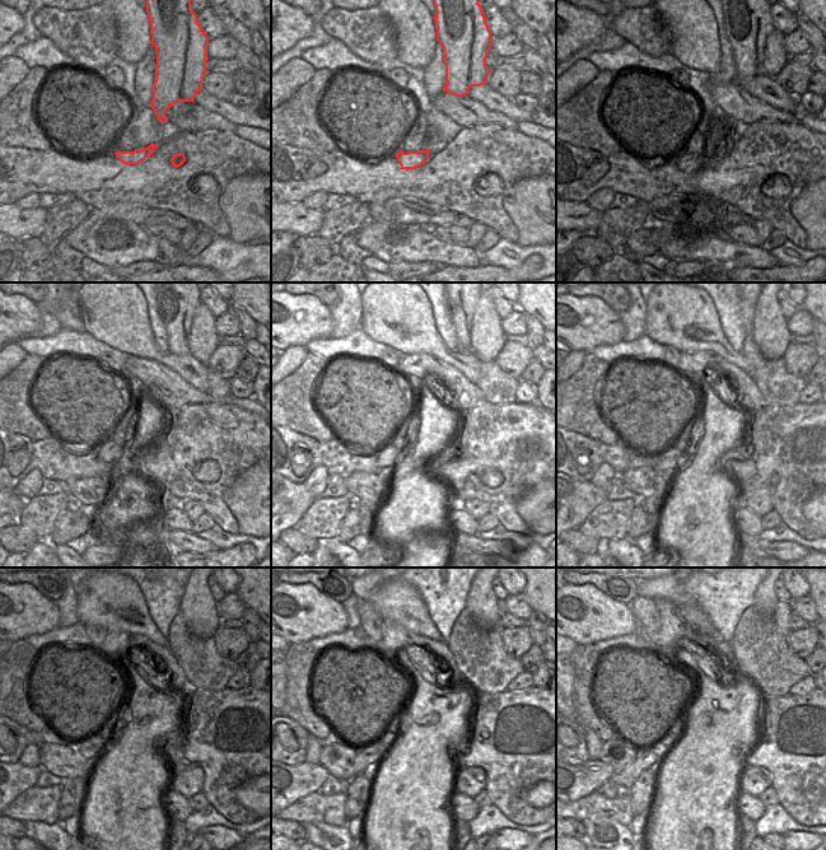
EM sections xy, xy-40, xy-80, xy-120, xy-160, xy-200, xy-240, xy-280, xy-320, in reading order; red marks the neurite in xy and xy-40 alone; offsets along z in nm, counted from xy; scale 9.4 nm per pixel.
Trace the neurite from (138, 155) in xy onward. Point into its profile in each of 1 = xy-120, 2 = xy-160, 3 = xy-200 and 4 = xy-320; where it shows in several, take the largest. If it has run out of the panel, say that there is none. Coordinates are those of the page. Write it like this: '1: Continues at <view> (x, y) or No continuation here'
1: Continues at xy-120 (108, 452)
2: Continues at xy-160 (388, 454)
3: Continues at xy-200 (671, 458)
4: Continues at xy-320 (667, 748)

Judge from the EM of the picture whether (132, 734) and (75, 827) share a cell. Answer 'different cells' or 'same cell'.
different cells

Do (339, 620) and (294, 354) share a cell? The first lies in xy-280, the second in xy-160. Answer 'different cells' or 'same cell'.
different cells

